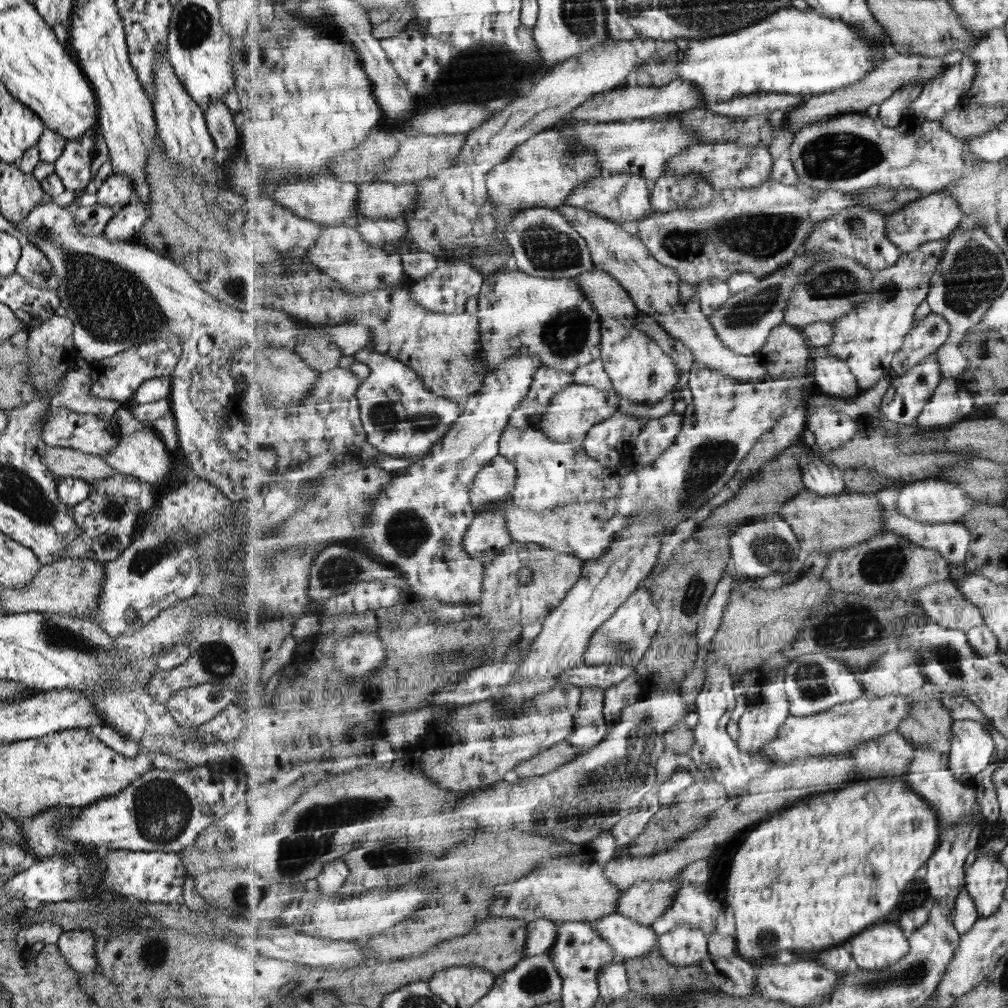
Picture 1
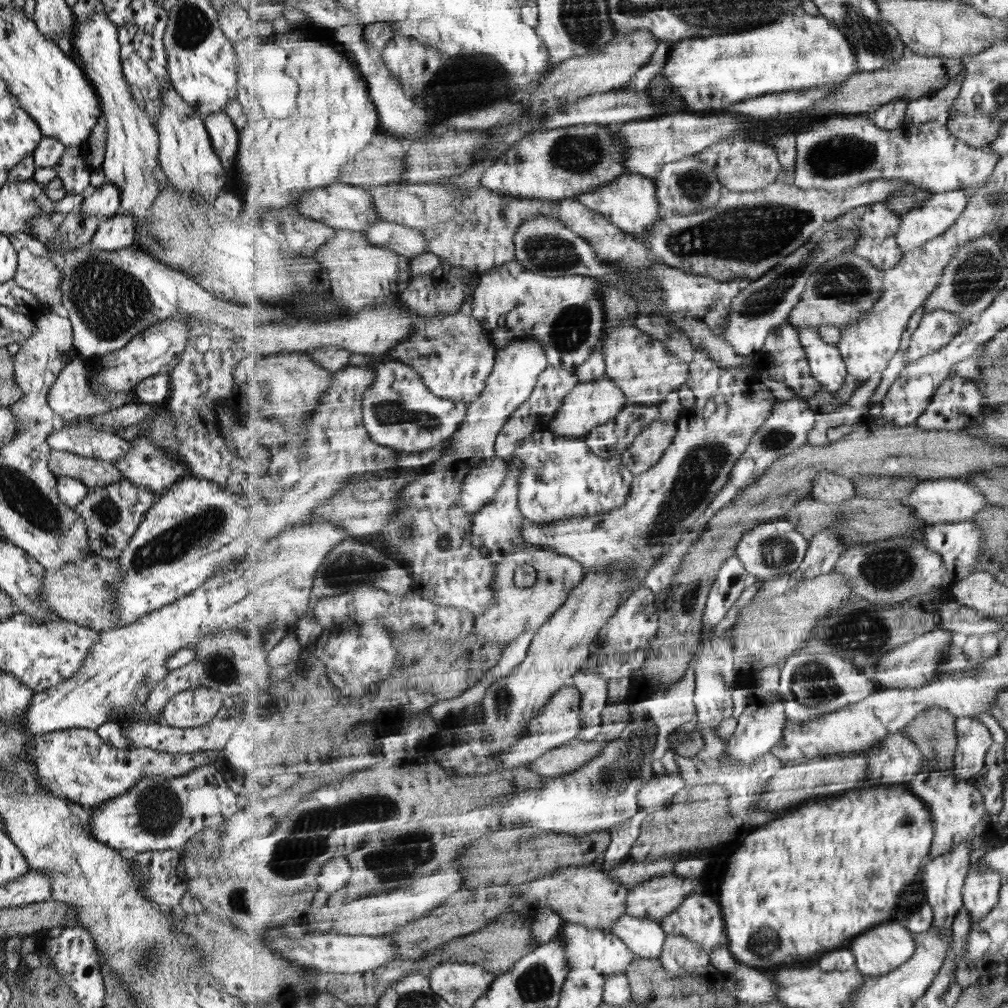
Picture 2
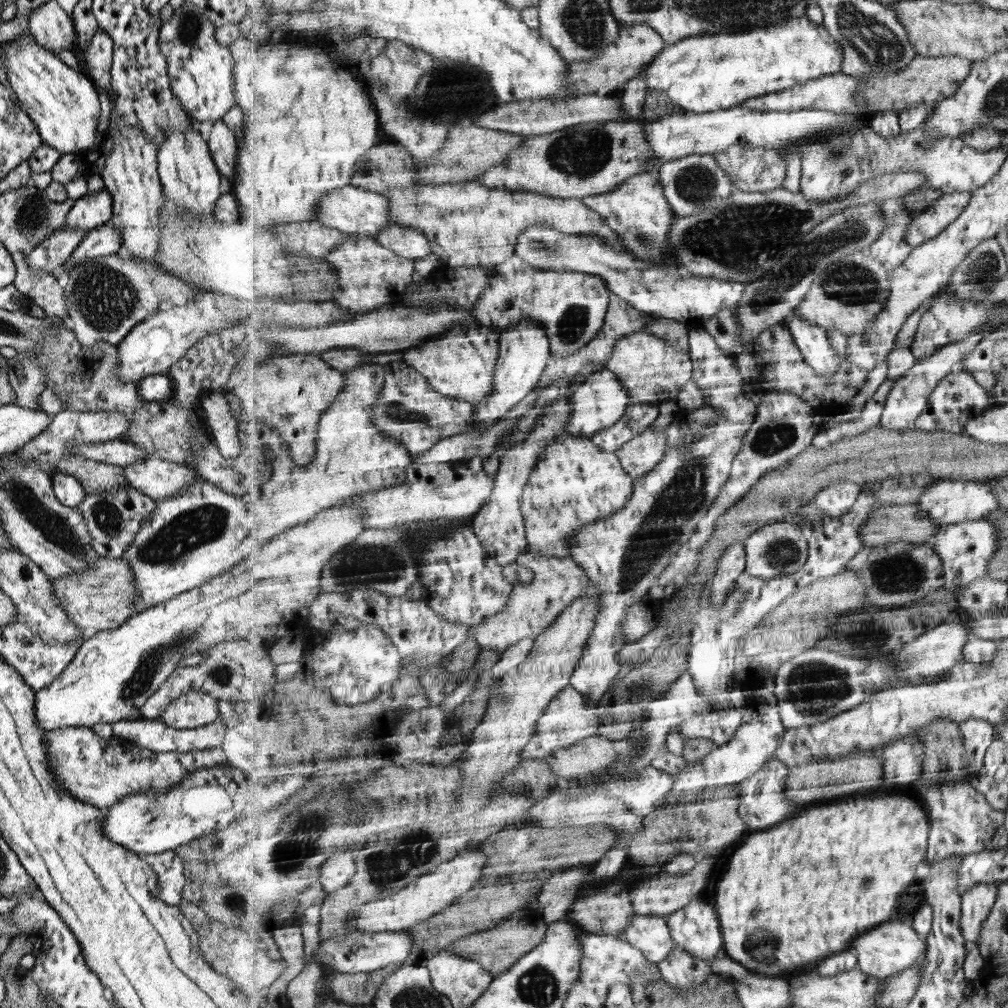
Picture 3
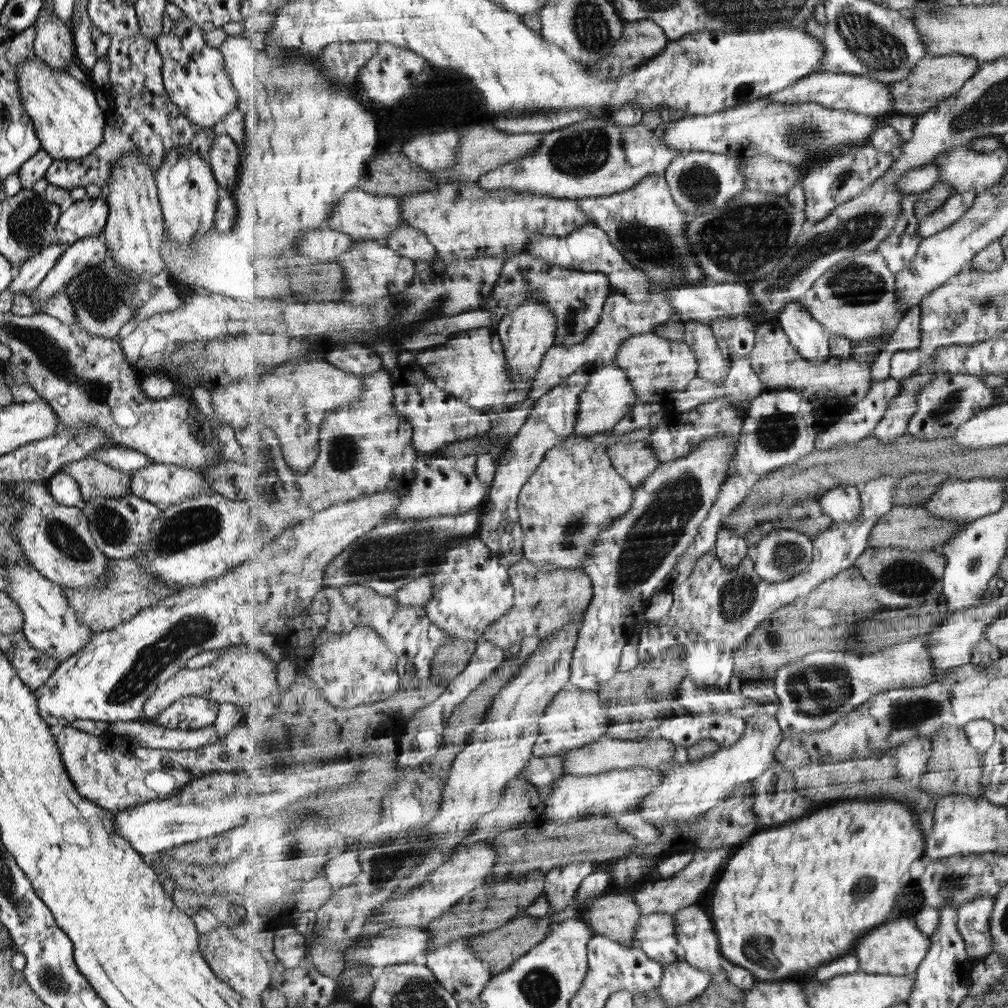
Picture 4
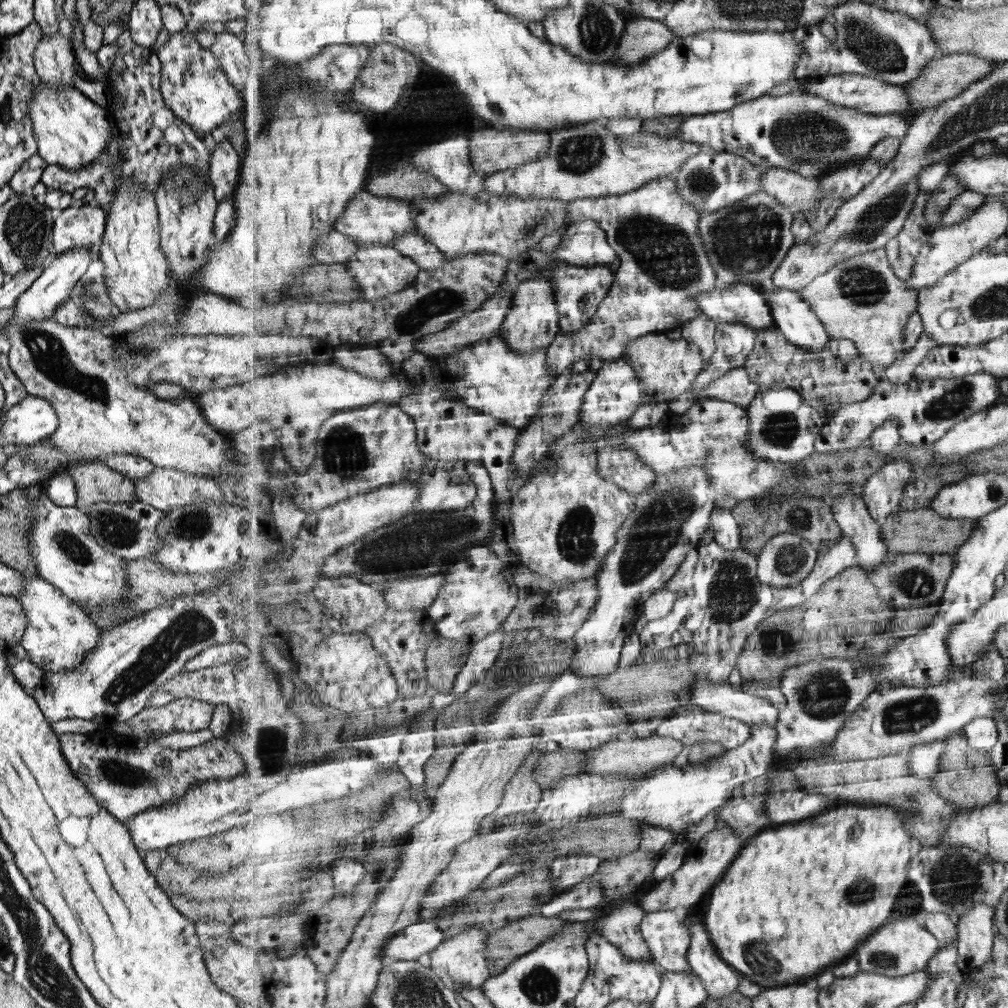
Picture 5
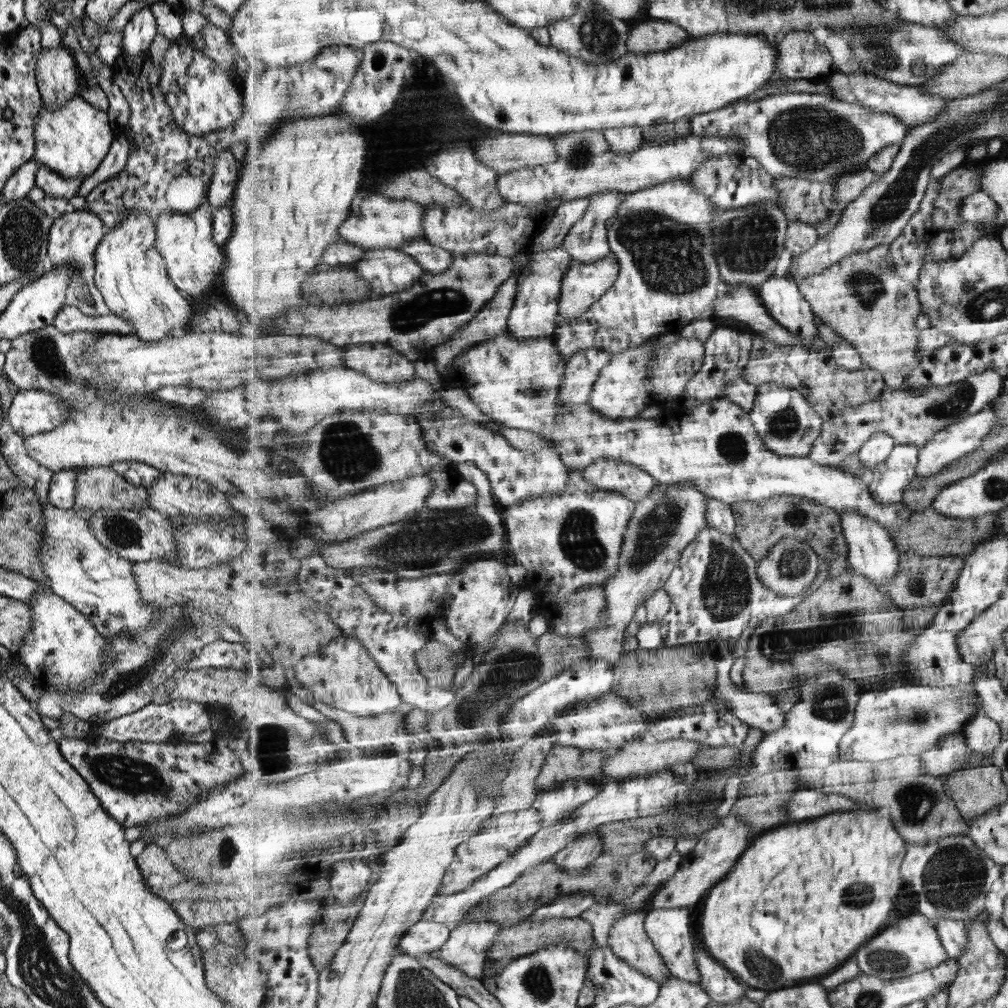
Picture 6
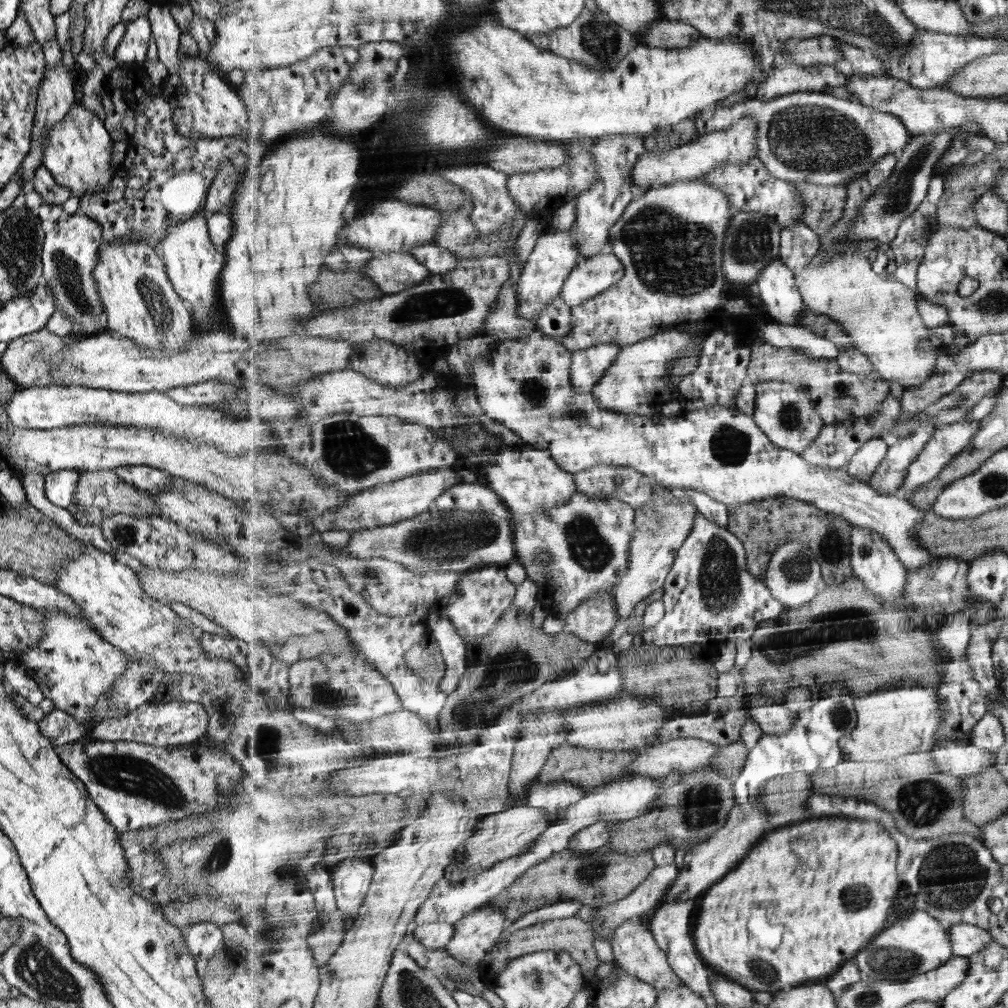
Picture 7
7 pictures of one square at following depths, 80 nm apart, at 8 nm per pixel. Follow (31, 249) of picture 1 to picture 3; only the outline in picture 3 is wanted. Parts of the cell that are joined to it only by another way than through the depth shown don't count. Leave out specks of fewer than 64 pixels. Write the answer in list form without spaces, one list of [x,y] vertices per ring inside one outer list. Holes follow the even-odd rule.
[[[20,252],[10,254],[16,273],[13,287],[31,303],[41,308],[46,316],[67,319],[68,312],[64,292],[51,272],[31,272],[26,257]]]

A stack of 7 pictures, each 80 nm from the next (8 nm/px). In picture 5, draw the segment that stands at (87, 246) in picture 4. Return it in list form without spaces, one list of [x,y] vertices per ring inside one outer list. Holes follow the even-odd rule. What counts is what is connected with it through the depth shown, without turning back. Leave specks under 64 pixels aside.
[[[84,246],[72,248],[63,254],[51,257],[45,267],[42,268],[39,276],[31,282],[31,286],[19,294],[10,320],[16,322],[16,324],[20,324],[20,322],[29,322],[30,320],[52,318],[53,311],[65,299],[68,299],[68,294],[76,284],[79,276],[85,272],[88,264],[97,259],[98,253],[84,248]]]

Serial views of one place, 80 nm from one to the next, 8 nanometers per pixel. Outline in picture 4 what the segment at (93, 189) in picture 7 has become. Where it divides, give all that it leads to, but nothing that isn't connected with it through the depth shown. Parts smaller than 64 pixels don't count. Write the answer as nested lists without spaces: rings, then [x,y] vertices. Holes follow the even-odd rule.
[[[34,53],[17,65],[16,83],[37,141],[51,159],[79,161],[101,145],[108,117],[97,104],[93,89],[85,87],[65,70],[52,70]]]

